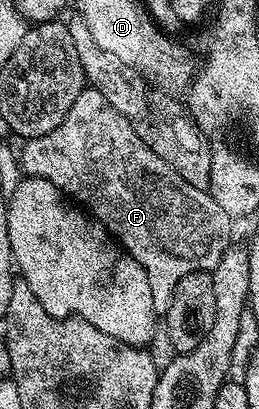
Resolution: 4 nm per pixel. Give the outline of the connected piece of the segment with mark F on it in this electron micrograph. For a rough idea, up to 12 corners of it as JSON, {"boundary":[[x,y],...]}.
{"boundary":[[85,86],[19,156],[146,270],[158,314],[233,217]]}

